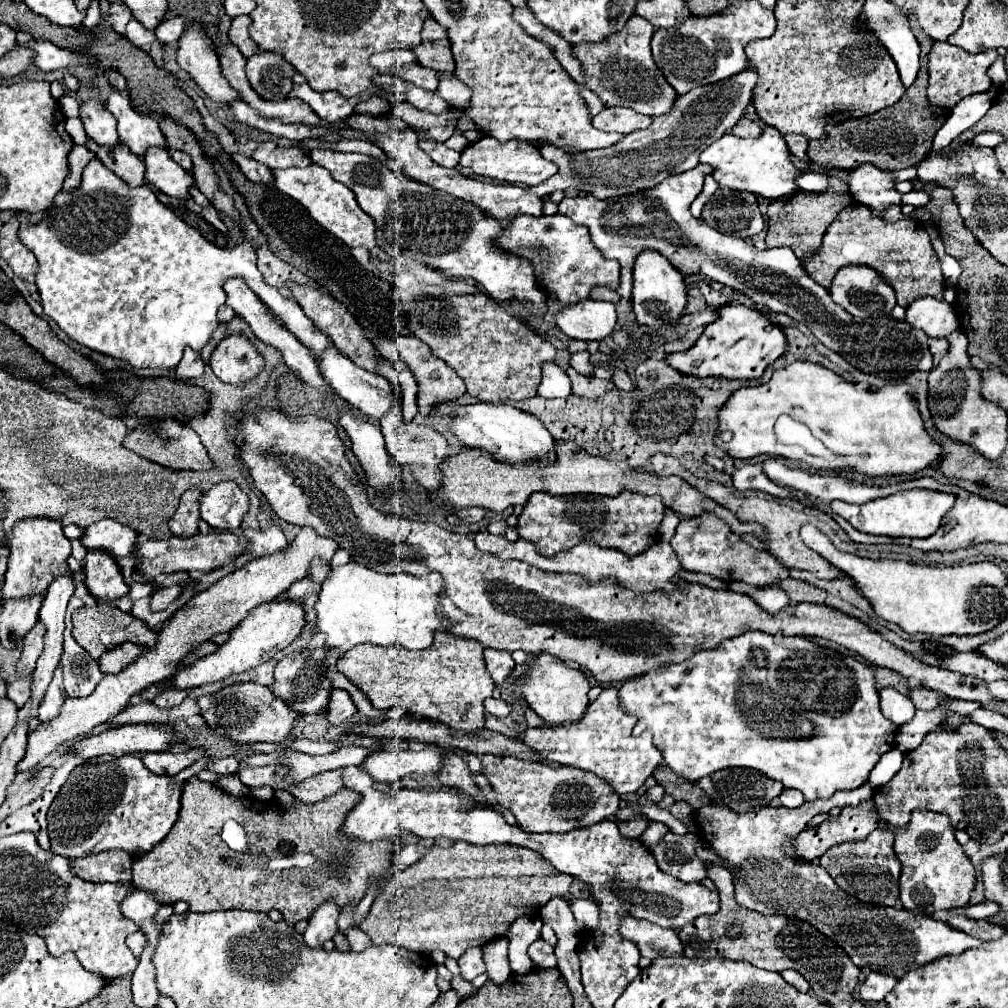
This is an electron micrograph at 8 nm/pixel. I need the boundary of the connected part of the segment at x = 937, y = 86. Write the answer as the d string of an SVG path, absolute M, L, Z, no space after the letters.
M934 42L932 52L930 52L930 62L928 62L928 74L930 74L930 84L928 84L928 100L934 106L940 108L952 108L958 104L962 98L976 94L976 92L986 92L992 86L992 80L988 78L986 70L998 60L996 50L986 50L980 54L968 54L960 50L958 46L952 46L948 42Z

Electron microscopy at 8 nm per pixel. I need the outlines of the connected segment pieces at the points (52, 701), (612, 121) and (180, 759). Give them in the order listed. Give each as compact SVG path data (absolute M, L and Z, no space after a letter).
M62 668L54 670L54 678L48 686L48 692L40 704L40 712L38 712L38 720L44 722L44 720L54 720L62 708L66 700L66 692L64 692L64 686L62 686Z
M604 108L592 118L592 126L604 132L630 134L634 130L648 128L652 122L650 116L642 116L630 108Z
M198 746L198 748L190 748L186 752L180 752L180 754L172 754L168 750L162 750L162 752L146 752L142 762L146 764L146 768L154 774L164 774L164 776L172 776L172 774L178 774L180 770L192 766L198 758L206 758L206 760L212 760L208 756L208 750Z

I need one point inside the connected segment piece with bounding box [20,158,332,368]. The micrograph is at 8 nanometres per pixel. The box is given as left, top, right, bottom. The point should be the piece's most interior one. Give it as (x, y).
(120, 272)

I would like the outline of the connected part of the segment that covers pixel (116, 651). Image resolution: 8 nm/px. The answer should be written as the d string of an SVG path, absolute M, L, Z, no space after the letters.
M124 642L124 644L118 644L116 648L110 648L108 652L104 652L98 658L98 664L104 674L116 674L124 666L128 666L132 660L136 660L140 654L142 654L142 648L138 644Z

